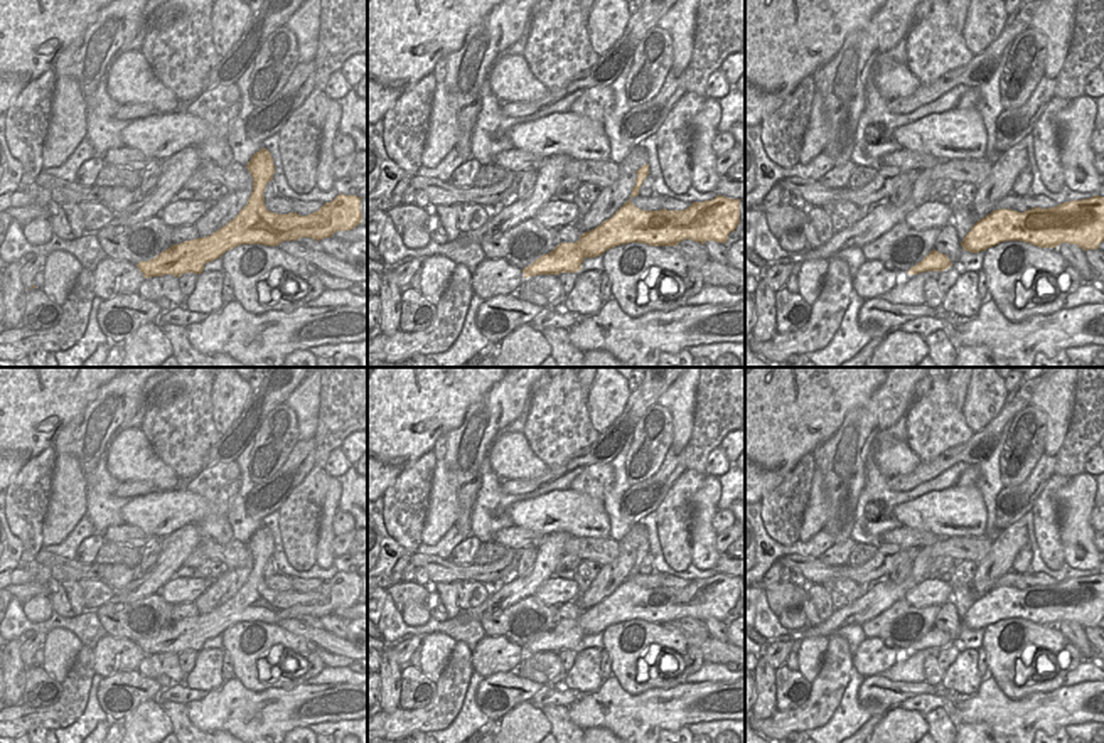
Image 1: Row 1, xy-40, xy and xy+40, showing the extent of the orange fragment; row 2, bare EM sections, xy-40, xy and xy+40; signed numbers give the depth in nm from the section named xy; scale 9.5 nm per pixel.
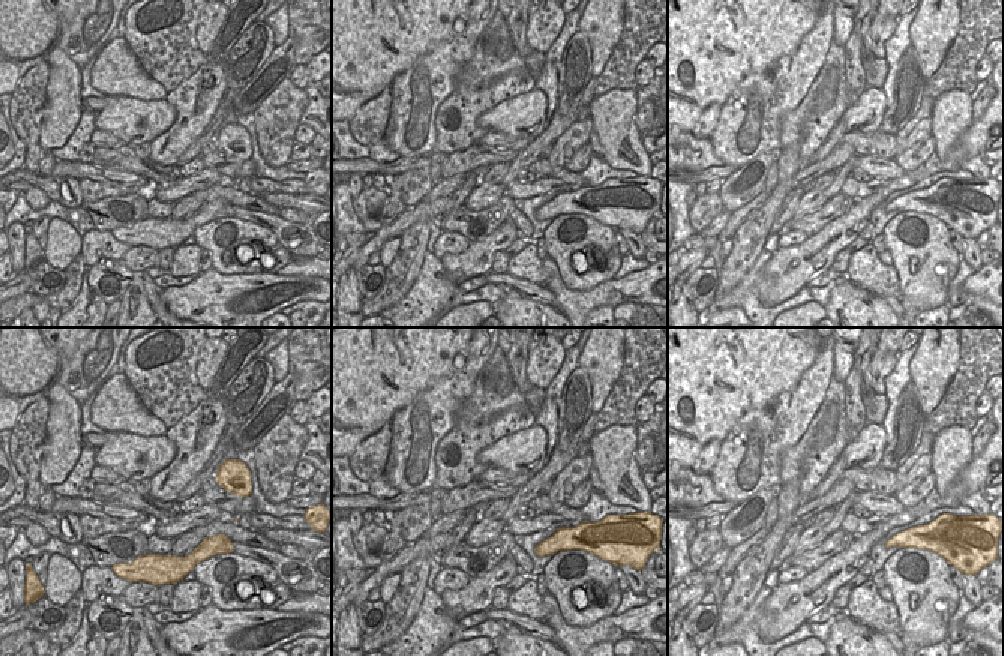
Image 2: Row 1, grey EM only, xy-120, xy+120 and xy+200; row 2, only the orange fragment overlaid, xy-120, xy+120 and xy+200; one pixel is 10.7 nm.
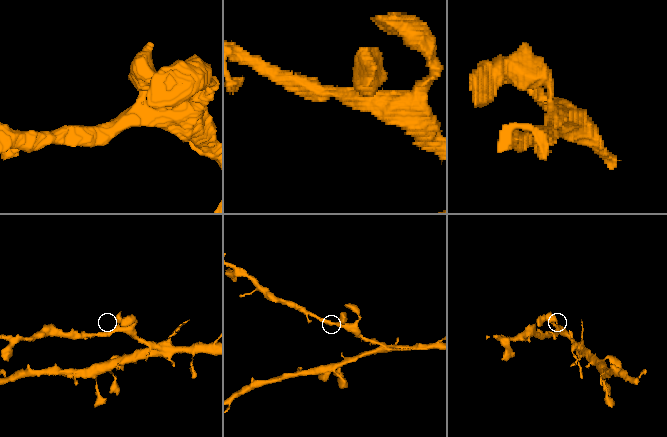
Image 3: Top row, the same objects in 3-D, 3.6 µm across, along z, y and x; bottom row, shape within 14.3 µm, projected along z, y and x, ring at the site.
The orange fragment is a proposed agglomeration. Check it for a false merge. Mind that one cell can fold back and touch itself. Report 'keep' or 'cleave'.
keep

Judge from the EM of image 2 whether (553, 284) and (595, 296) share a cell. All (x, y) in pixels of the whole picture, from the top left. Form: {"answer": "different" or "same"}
{"answer": "same"}

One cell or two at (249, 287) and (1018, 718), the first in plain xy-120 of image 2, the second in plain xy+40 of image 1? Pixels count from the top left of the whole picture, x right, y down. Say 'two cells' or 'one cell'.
one cell

